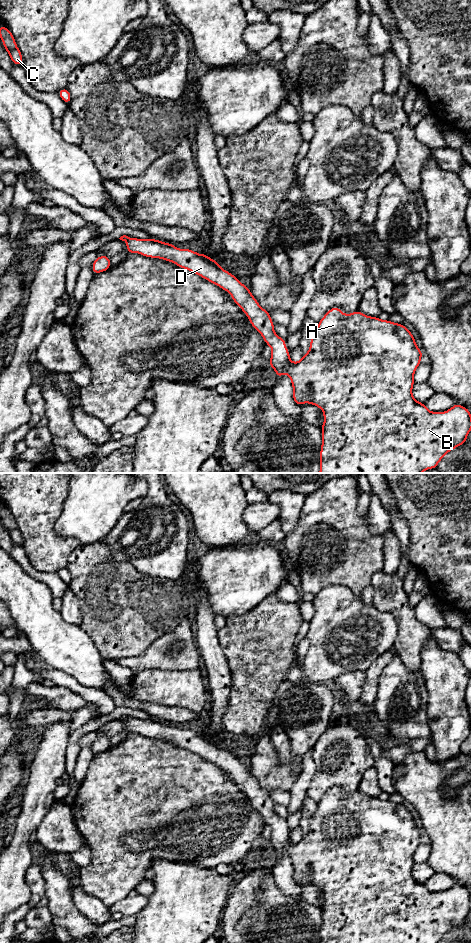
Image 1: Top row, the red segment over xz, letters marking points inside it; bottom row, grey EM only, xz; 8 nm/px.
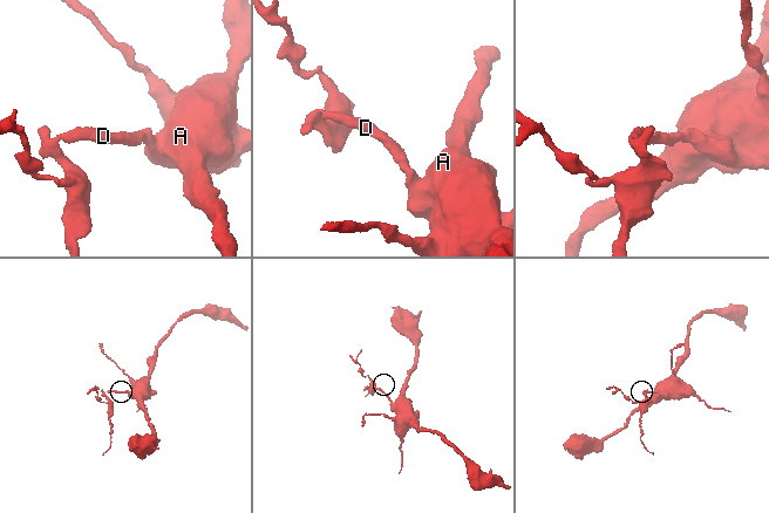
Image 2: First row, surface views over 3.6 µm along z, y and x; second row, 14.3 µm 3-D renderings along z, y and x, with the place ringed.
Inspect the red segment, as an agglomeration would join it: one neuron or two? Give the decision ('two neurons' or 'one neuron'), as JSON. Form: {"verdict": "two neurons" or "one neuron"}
{"verdict": "two neurons"}

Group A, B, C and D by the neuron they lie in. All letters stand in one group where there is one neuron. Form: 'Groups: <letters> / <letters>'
Groups: A B D / C

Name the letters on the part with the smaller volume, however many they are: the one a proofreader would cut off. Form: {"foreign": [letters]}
{"foreign": ["C"]}

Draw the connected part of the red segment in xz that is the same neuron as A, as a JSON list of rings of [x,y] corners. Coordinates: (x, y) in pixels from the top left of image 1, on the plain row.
[[[128,718],[126,724],[128,733],[139,733],[145,737],[172,742],[230,773],[250,804],[261,814],[265,824],[271,827],[268,845],[275,850],[276,857],[279,858],[284,853],[289,856],[293,866],[293,881],[299,886],[310,883],[323,891],[320,943],[439,943],[449,931],[466,923],[471,911],[471,892],[466,887],[455,884],[445,892],[431,892],[424,883],[413,877],[414,853],[421,844],[423,833],[417,827],[412,813],[403,804],[370,797],[359,790],[343,794],[339,787],[333,787],[318,802],[308,832],[294,843],[290,840],[285,819],[274,812],[270,793],[259,785],[247,766],[224,750],[217,741],[206,734],[198,734],[191,729],[179,729],[157,719]]]

